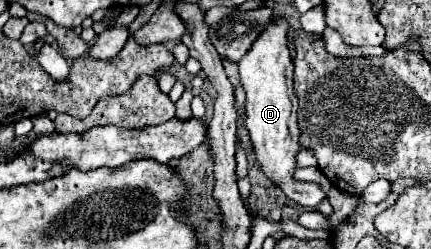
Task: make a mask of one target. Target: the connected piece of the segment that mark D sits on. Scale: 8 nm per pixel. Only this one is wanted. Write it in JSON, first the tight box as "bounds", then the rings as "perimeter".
{"bounds":[239,19,325,209],"perimeter":[[[279,19],[265,27],[265,31],[259,35],[259,39],[253,43],[249,53],[239,61],[239,75],[241,85],[247,93],[247,119],[245,127],[249,131],[255,159],[259,159],[261,171],[265,177],[281,189],[291,201],[297,205],[315,209],[317,203],[325,197],[325,193],[305,181],[297,181],[293,177],[293,171],[297,169],[295,155],[303,149],[299,143],[299,125],[297,125],[297,95],[293,87],[293,61],[287,49],[287,31],[289,23]]]}

